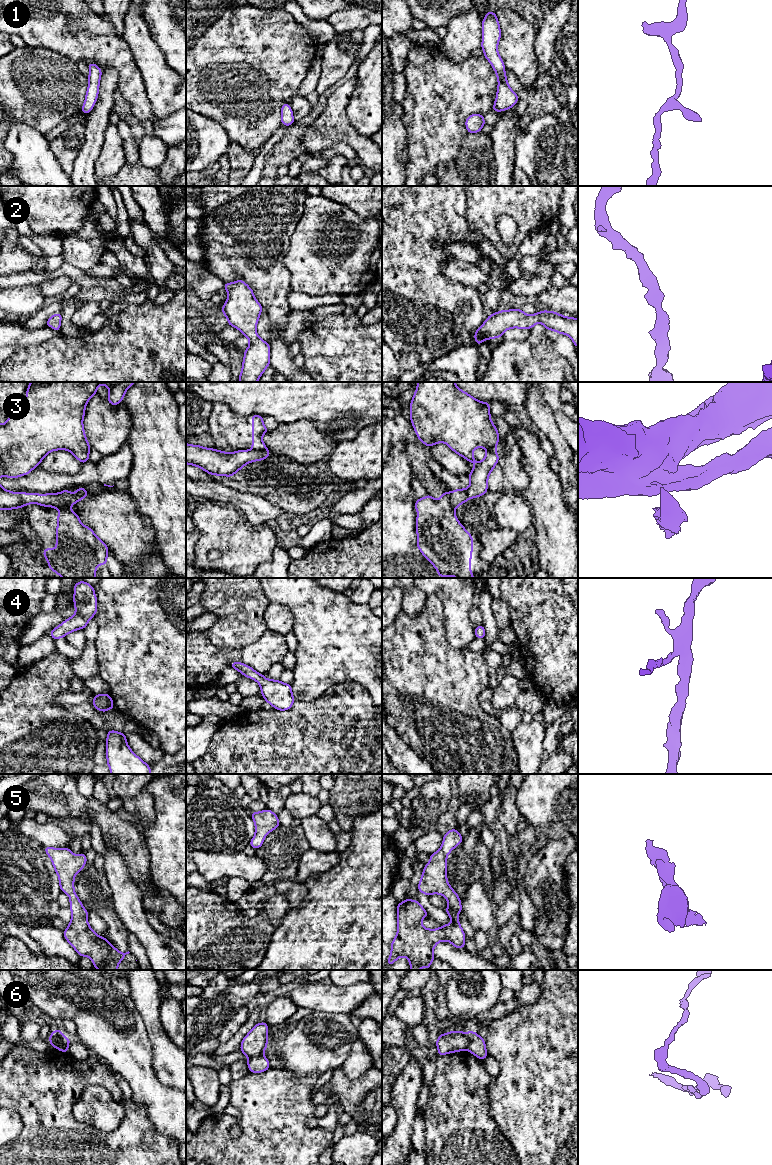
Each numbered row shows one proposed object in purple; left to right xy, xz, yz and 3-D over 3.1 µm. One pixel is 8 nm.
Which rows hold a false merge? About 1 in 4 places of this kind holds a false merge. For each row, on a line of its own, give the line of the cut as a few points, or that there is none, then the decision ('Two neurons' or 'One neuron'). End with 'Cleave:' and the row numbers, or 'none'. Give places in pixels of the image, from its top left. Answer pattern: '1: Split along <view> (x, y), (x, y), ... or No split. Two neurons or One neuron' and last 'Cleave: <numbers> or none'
1: No split. One neuron
2: No split. One neuron
3: Split along yz (449, 493), (449, 502), (454, 508). Two neurons
4: No split. One neuron
5: No split. One neuron
6: Split along yz (471, 1032), (466, 1048). Two neurons
Cleave: 3, 6

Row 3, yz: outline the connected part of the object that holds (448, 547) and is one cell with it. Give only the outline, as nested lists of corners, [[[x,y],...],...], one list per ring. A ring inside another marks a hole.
[[[446,491],[438,499],[431,495],[415,501],[417,547],[424,557],[436,568],[438,577],[474,578],[471,573],[473,538],[458,521],[450,503],[450,493]]]

